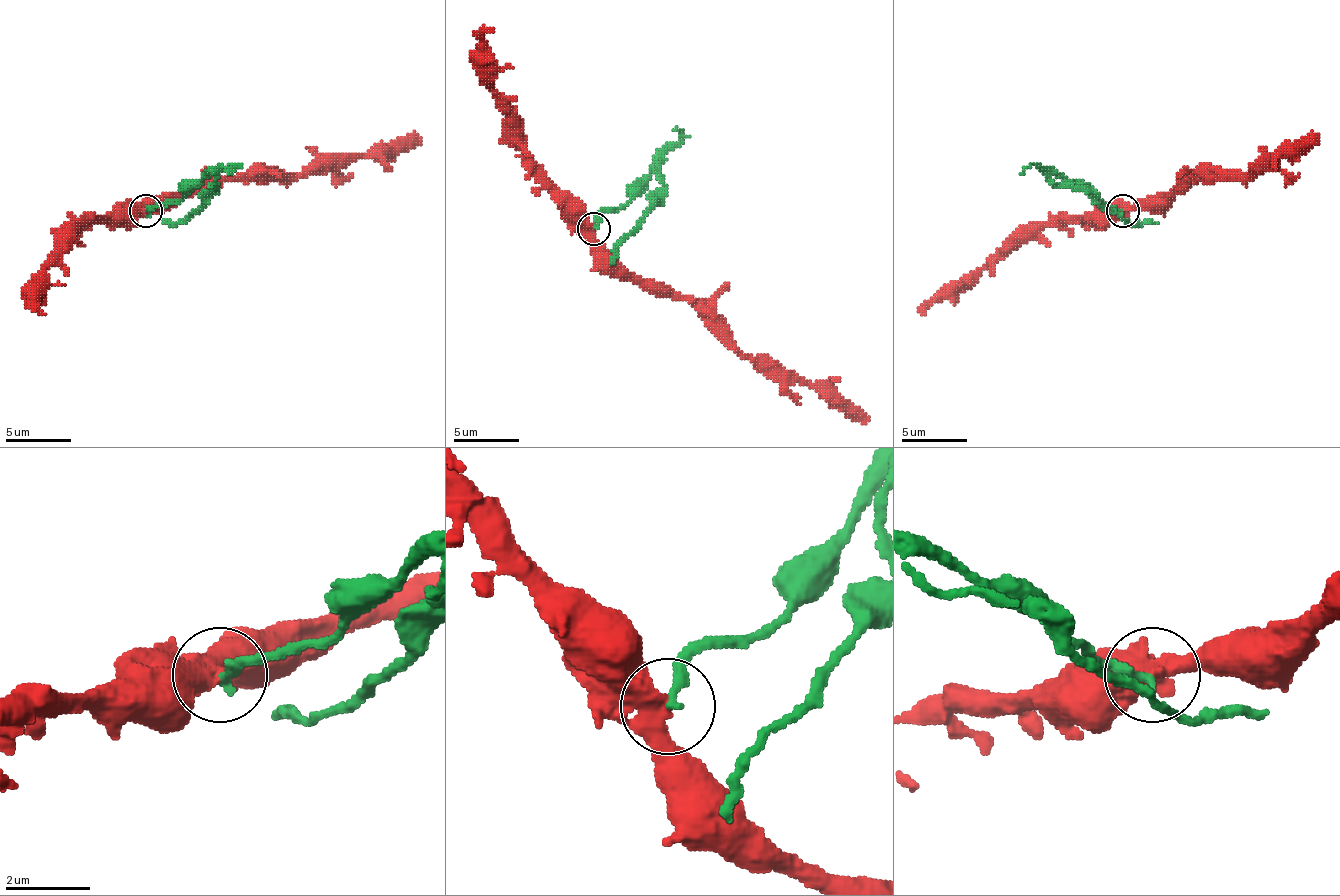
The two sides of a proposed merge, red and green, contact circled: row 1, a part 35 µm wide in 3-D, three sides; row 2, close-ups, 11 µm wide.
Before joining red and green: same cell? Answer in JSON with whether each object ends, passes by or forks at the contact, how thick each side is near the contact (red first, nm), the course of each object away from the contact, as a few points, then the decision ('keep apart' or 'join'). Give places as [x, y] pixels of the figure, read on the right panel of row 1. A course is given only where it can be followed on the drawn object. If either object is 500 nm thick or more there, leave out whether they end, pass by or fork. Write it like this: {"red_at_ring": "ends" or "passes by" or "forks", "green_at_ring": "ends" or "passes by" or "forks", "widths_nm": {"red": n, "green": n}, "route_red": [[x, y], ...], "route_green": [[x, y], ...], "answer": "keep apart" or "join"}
{"red_at_ring": "passes by", "green_at_ring": "ends", "widths_nm": {"red": 460, "green": 240}, "route_red": [[1122, 210], [1164, 203], [1187, 180], [1253, 174], [1315, 137]], "route_green": [[1122, 210], [1099, 203], [1056, 174], [1049, 177], [1056, 183], [1086, 190], [1131, 223], [1158, 223]], "answer": "keep apart"}

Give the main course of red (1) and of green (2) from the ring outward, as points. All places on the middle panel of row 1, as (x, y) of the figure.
1: (594, 228), (594, 237), (627, 270), (679, 293), (745, 358), (774, 361), (810, 384), (830, 384), (869, 420)
2: (594, 228), (604, 211), (624, 205), (663, 156), (660, 162), (663, 192), (611, 264)

